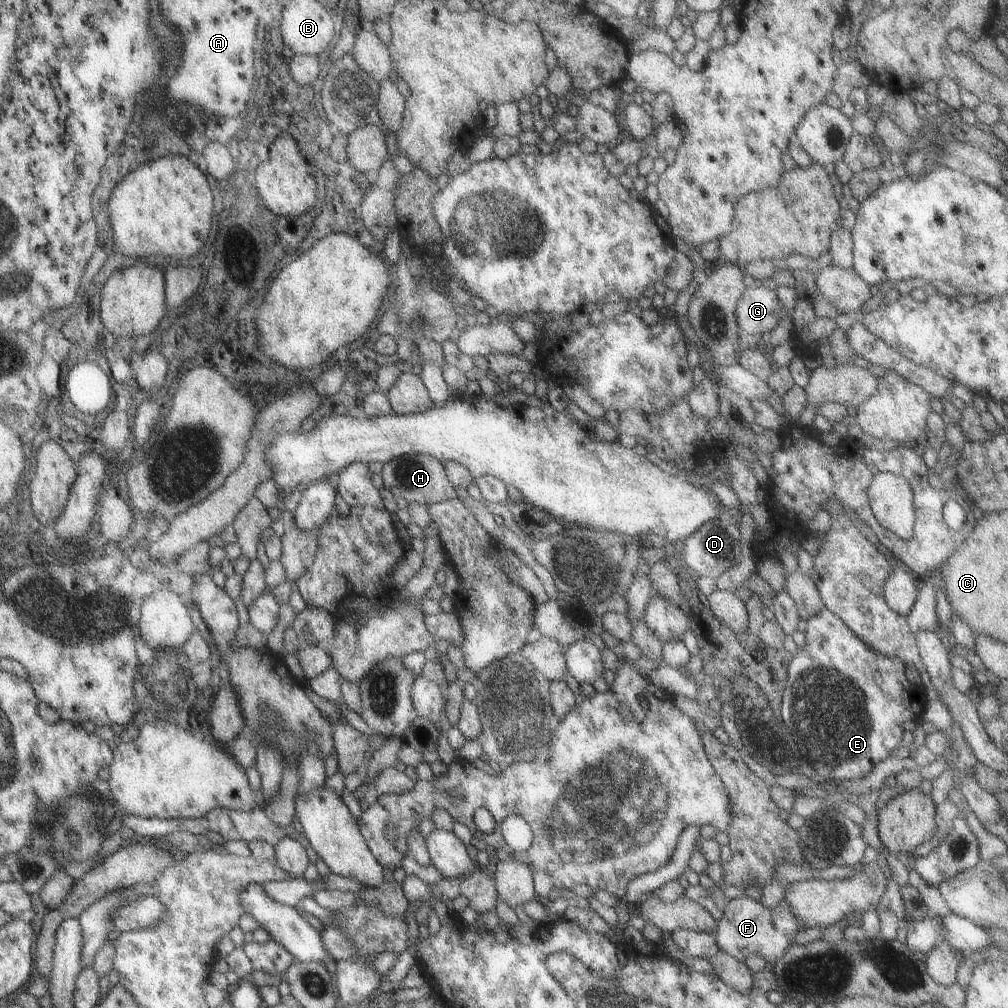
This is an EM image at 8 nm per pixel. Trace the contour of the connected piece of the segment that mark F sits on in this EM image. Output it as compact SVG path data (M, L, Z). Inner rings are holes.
M735 897L727 901L721 918L716 921L715 944L721 952L737 962L744 962L745 958L755 955L765 960L770 967L785 957L793 936L803 929L789 912L785 899L781 899L775 908L767 908L764 904L759 904L759 900Z

